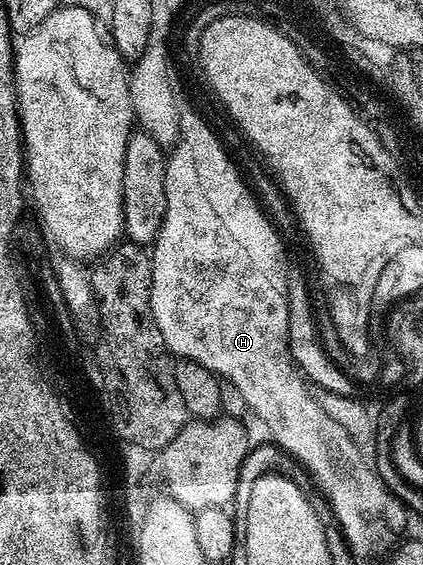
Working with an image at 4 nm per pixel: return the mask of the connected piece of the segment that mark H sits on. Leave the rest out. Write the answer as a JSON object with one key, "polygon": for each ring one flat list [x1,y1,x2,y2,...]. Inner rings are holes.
{"polygon":[[187,109,179,116,179,138,175,140,167,155,167,168,165,169,165,217,161,221,161,229,157,233,153,246,150,248,151,257,151,312,153,321,157,329,161,329,161,337,165,337,167,350,171,352,176,360,188,359,197,361,197,365,205,365,220,380,229,382,235,386,235,391,259,414,259,419,271,430,270,442,275,444,284,455,292,455,305,470,311,474,313,482,319,486,321,494,327,498,327,503,331,506,334,522,339,524,343,530,343,538,347,539,350,535,373,535,373,517,381,517,381,509,387,507,385,497,389,497,388,484,383,484,373,472,367,468,368,460,361,452,359,445,352,439,350,433,337,425,329,413,325,413,320,396,314,395,307,388,308,380,298,367,295,366,295,359,291,355,291,346,287,338,289,337,289,297,287,296,287,285,289,280,289,270,287,271,287,247,283,244,283,239,279,236,277,228,271,224,269,216,263,212,261,204,255,200,255,195,251,192,249,184,243,180,243,175,239,172,237,164,231,160,229,152,223,148,221,140,215,136,215,131,203,120,204,116,192,109]]}

